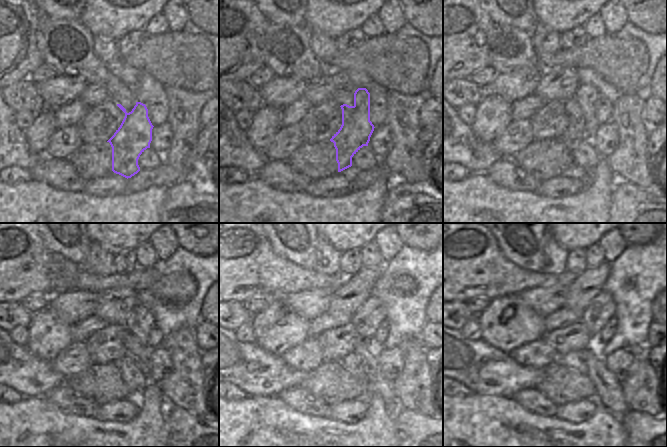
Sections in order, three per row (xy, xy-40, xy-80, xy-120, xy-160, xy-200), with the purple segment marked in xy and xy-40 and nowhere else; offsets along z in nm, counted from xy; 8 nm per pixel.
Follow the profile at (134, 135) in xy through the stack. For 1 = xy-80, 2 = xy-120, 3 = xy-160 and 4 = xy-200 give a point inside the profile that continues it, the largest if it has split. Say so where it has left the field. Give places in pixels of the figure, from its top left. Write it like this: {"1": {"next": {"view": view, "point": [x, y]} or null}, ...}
{"1": {"next": {"view": "xy-80", "point": [586, 95]}}, "2": {"next": {"view": "xy-120", "point": [140, 320]}}, "3": {"next": {"view": "xy-160", "point": [372, 313]}}, "4": {"next": {"view": "xy-200", "point": [601, 308]}}}

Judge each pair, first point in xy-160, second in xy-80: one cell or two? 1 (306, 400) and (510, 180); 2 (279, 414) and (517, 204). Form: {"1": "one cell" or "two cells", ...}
{"1": "one cell", "2": "one cell"}

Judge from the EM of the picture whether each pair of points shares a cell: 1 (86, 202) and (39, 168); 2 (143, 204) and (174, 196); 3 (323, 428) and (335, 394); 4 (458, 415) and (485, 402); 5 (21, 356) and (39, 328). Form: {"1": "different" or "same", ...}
{"1": "different", "2": "different", "3": "different", "4": "same", "5": "different"}

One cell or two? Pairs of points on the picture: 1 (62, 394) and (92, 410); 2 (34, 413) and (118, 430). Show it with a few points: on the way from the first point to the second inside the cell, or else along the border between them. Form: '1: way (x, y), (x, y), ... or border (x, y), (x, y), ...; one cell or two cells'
1: way (69, 400), (85, 407); one cell
2: way (55, 432), (97, 432); one cell

